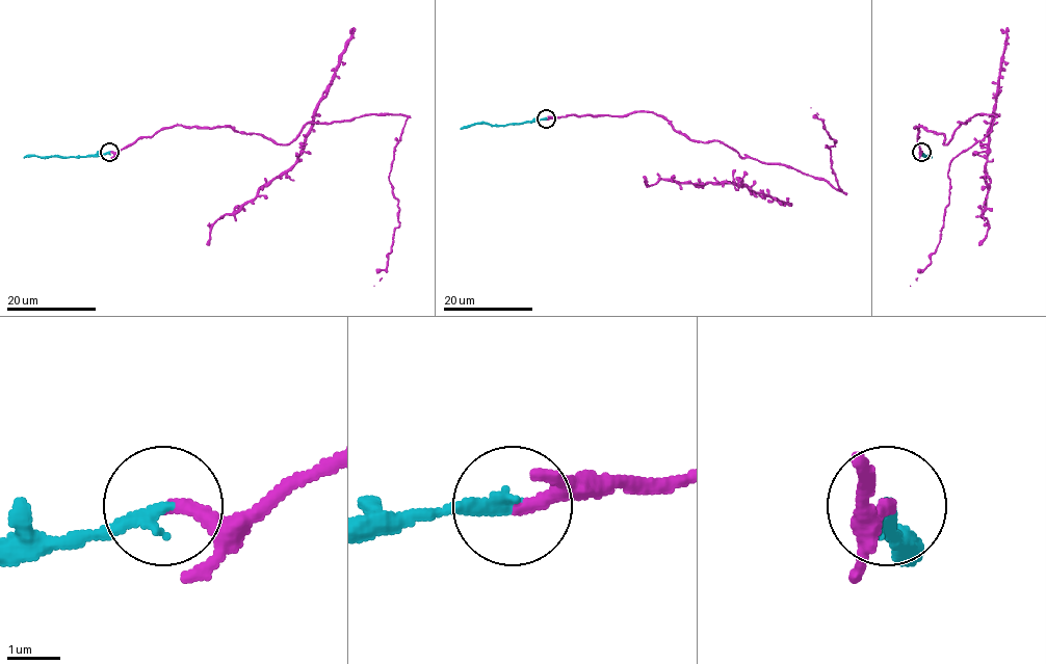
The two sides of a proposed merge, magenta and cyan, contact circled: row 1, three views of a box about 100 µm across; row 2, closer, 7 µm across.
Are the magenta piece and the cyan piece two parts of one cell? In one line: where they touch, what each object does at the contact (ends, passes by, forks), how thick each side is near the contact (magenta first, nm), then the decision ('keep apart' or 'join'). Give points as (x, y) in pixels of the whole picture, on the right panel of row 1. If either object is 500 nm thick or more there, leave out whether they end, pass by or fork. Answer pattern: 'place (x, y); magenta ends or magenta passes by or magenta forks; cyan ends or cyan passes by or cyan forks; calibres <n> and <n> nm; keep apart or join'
place (921, 152); magenta ends; cyan ends; calibres 260 and 280 nm; join

